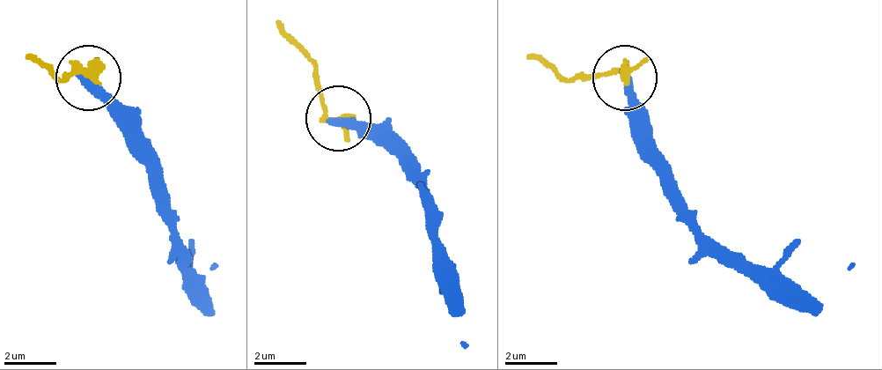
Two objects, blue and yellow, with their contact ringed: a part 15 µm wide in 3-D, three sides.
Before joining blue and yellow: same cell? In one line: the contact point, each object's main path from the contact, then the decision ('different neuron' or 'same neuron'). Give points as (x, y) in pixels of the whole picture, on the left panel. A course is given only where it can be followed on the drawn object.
place (88, 77); course blue (86, 79), (151, 176), (151, 196), (177, 241), (183, 274), (209, 299), (216, 261); course yellow (86, 79), (73, 72), (61, 79), (28, 53); different neuron

